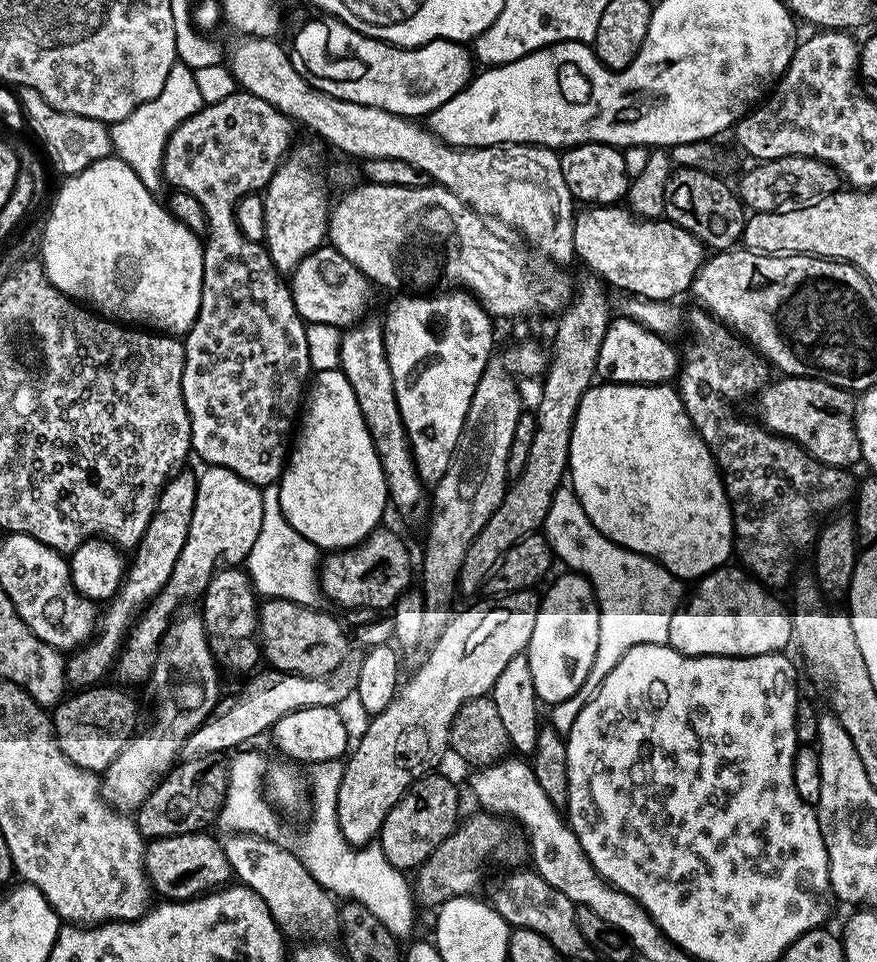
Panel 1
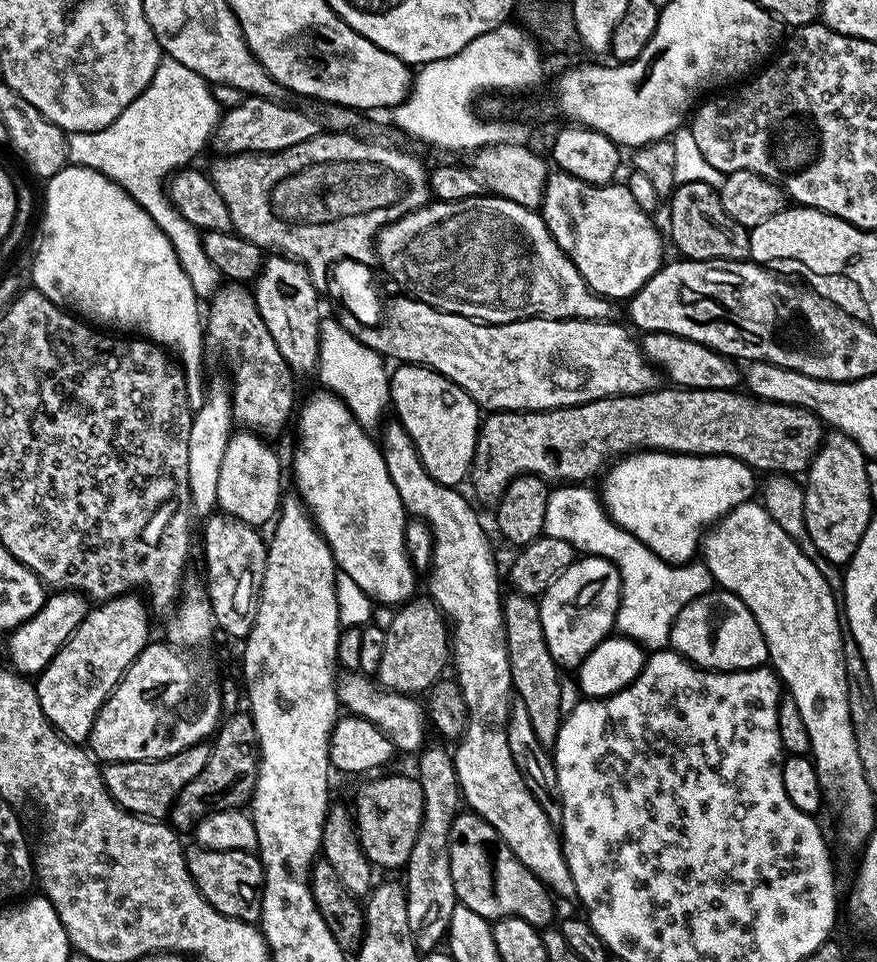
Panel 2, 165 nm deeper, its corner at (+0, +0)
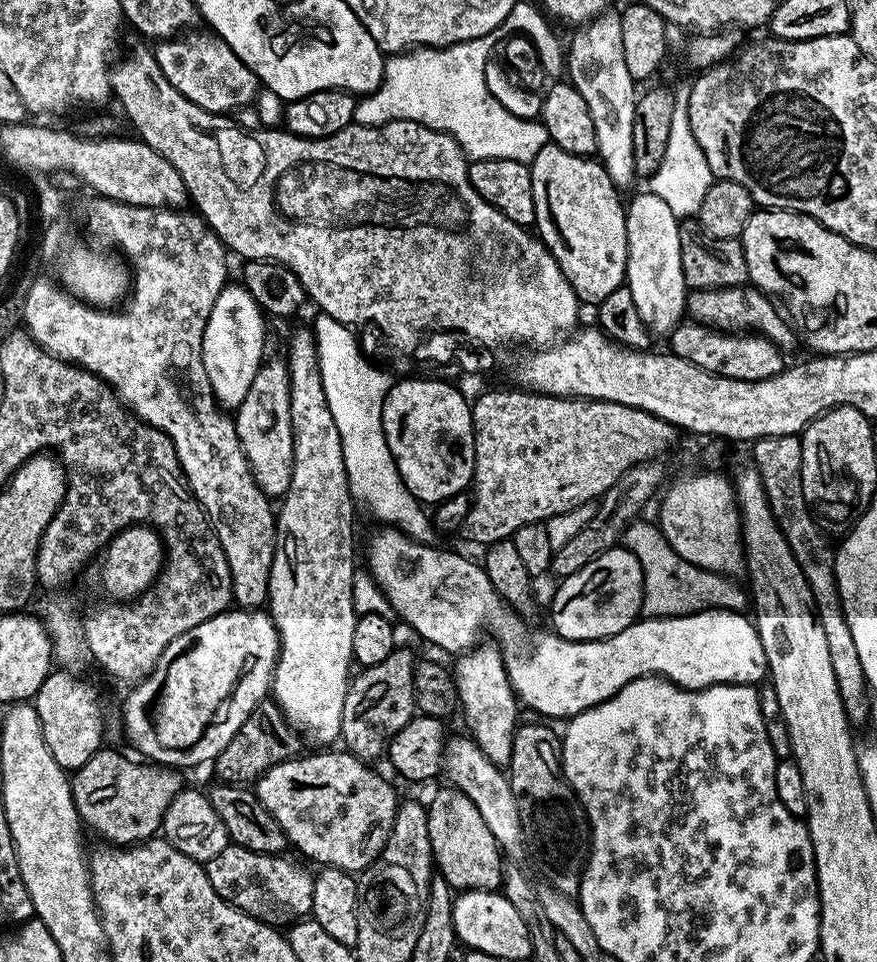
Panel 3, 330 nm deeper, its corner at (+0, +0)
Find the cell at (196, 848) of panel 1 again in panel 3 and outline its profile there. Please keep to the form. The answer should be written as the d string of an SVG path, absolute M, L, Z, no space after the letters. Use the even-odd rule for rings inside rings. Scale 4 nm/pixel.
M229 843L222 854L214 854L214 858L206 862L206 871L210 886L214 886L217 894L230 906L263 924L288 926L307 917L312 911L313 873L287 858L284 854L251 852L240 845Z

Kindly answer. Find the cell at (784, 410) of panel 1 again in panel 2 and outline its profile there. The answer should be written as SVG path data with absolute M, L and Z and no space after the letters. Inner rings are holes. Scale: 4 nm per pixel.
M679 386L657 387L651 392L639 392L633 396L607 396L594 402L575 404L572 408L555 408L549 412L488 412L483 417L480 425L480 432L476 435L476 449L472 459L472 470L470 473L470 485L476 491L477 501L485 500L490 506L495 505L507 490L508 484L517 476L536 475L547 482L576 482L581 476L581 481L588 482L588 479L597 472L603 473L617 458L623 458L633 452L680 452L683 456L729 456L740 460L743 464L749 464L753 470L760 474L804 474L812 465L826 435L825 425L815 412L807 408L790 406L789 404L771 404L768 400L757 400L751 394L745 394L740 390L727 388L726 390L706 390L705 388L682 388Z

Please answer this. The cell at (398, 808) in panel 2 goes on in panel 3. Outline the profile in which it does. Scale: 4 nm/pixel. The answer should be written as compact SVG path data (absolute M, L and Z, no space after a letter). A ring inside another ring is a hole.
M316 750L313 756L301 755L299 758L290 760L283 760L280 764L273 764L272 767L267 768L264 773L260 775L259 780L255 781L254 791L257 798L260 800L262 806L266 808L270 815L273 816L274 821L278 822L278 826L285 832L287 843L292 848L296 847L298 851L304 856L309 856L312 860L317 860L317 865L327 866L329 868L341 868L353 874L359 874L365 868L369 868L373 862L378 858L380 849L386 846L386 842L390 838L390 830L396 821L396 810L398 807L398 795L392 789L392 784L388 780L383 780L378 773L375 772L375 767L369 766L365 761L353 756L347 750L339 750L340 752L332 752L336 750ZM376 828L376 845L373 848L364 848L364 843L368 840L368 835Z

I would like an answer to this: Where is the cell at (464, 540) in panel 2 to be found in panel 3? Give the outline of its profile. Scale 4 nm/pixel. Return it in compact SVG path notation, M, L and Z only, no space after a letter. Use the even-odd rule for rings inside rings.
M477 643L467 652L455 657L454 675L460 695L459 711L464 712L464 720L469 728L467 731L472 741L482 750L482 754L486 754L490 762L506 766L512 757L512 743L518 727L518 697L512 691L512 683L504 665L504 655L495 643L487 643Z

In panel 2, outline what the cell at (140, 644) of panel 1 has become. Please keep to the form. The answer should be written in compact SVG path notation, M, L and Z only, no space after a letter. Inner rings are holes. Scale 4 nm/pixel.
M251 430L233 431L218 469L216 508L223 515L234 516L253 526L275 521L282 503L280 460L268 444L271 443L265 437Z

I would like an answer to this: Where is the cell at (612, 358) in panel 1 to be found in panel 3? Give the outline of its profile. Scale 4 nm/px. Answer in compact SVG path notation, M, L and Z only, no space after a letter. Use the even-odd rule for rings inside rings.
M684 318L670 333L670 351L673 356L686 358L694 366L702 366L715 376L738 378L746 382L758 382L762 378L774 378L786 366L785 353L759 334L733 334L719 332L709 324L699 324L697 320Z

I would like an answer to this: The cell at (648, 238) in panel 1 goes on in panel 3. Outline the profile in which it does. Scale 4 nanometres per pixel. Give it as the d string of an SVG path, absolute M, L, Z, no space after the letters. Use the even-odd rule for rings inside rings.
M551 142L546 146L542 146L542 150L538 150L538 154L533 158L530 167L532 170L532 189L534 190L534 214L536 215L535 235L547 246L548 253L558 262L562 274L566 274L566 278L570 282L572 289L575 290L577 298L585 305L599 306L606 298L606 294L614 294L614 290L622 287L627 274L627 214L625 212L625 201L620 201L621 189L610 178L610 174L600 163L599 159L575 156L566 150L562 150L562 146Z

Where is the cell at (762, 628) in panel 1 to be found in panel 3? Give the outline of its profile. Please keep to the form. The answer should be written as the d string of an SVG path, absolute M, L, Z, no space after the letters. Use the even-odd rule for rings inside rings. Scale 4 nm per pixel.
M391 526L381 527L381 532L376 532L368 540L368 564L366 570L376 580L376 585L381 588L386 594L386 598L390 602L393 613L398 617L401 616L418 635L424 640L429 640L436 648L441 648L444 652L452 652L451 654L463 654L477 643L478 637L476 632L484 632L490 630L491 639L498 645L500 652L504 655L504 665L508 671L508 677L512 683L512 691L516 693L519 703L524 704L528 708L533 708L537 712L537 717L548 718L544 716L564 716L563 718L571 718L577 716L580 712L584 712L588 708L593 708L595 704L600 704L604 700L608 700L614 694L618 694L618 690L622 690L622 686L626 686L630 682L634 682L643 676L662 676L664 679L677 684L679 688L709 688L715 684L750 684L753 686L759 685L761 681L768 676L768 663L766 662L766 650L762 650L762 638L758 634L755 623L751 619L744 617L743 611L732 612L728 608L707 608L701 612L689 612L686 616L657 616L655 618L640 618L636 623L626 626L626 630L622 630L613 636L607 636L604 640L567 640L561 636L557 636L555 631L547 630L548 632L540 632L533 640L528 641L528 628L525 617L519 612L515 612L506 601L498 594L498 590L494 590L494 586L490 582L490 578L486 574L486 570L479 563L476 564L472 560L467 560L460 552L447 552L444 548L432 548L431 543L421 542L407 536L405 532L399 531Z

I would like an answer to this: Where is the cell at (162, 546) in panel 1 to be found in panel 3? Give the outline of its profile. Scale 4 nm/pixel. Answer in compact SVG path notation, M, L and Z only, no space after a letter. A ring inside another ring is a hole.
M53 670L42 682L34 697L36 713L42 726L42 738L54 754L54 762L65 770L75 770L86 766L90 758L99 752L104 740L104 712L100 700L80 680L71 676L71 671Z

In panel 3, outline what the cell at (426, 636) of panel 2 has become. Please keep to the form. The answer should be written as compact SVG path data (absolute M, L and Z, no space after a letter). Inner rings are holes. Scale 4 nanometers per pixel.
M397 646L385 660L378 662L378 666L357 671L351 677L346 702L342 706L340 734L343 747L353 756L365 762L376 762L372 760L379 756L381 759L396 732L417 715L414 694L414 670L417 663L417 657L412 657L410 649Z

